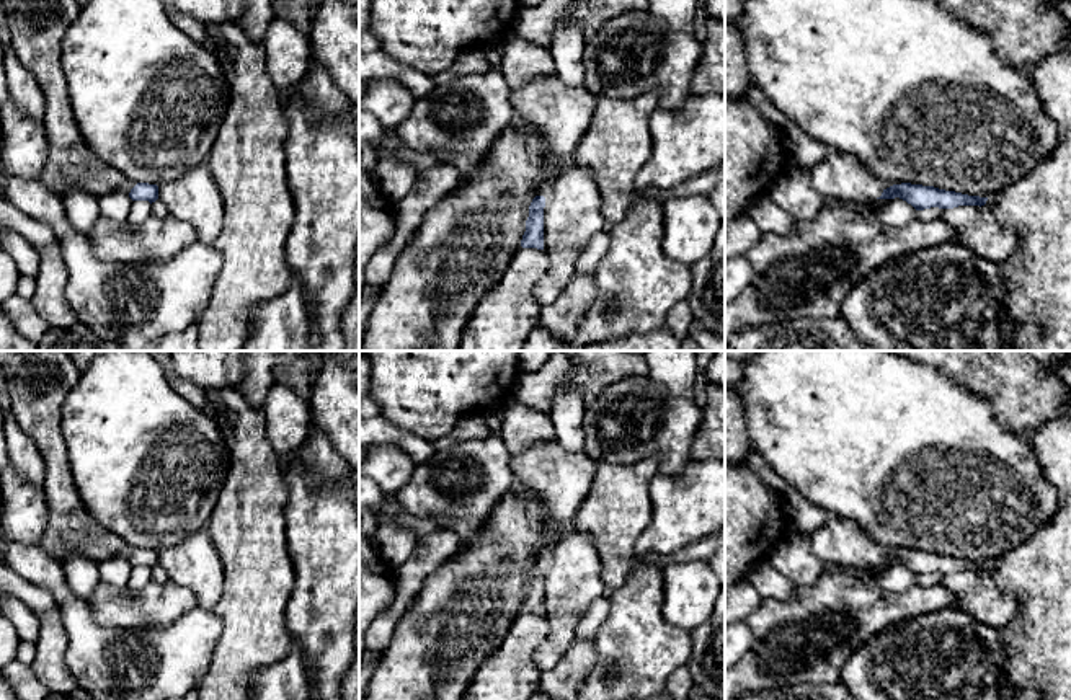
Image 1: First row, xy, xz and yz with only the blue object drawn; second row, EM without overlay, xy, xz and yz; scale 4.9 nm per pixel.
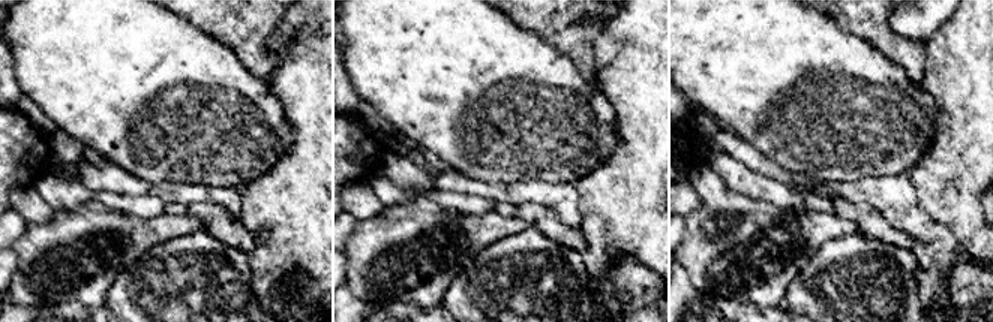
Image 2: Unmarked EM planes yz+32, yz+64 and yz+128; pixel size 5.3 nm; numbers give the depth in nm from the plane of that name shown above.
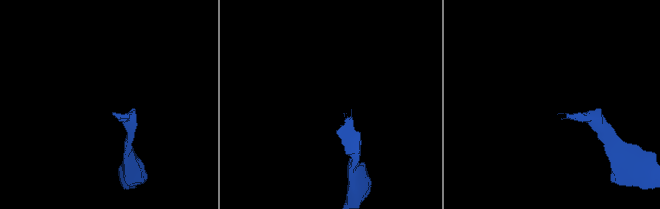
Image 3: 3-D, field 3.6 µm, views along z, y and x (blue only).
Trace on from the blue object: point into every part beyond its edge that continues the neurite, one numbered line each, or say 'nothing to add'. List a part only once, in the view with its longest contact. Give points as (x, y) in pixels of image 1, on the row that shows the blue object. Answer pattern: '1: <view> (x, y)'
1: yz (838, 175)

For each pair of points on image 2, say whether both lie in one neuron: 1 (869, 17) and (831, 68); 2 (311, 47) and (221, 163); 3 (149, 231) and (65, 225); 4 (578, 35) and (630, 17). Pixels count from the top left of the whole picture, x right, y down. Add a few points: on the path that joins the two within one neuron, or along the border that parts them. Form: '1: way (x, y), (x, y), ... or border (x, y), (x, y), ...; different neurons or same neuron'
1: border (827, 15), (842, 29), (870, 42), (884, 56); different neurons
2: border (264, 78), (291, 125); different neurons
3: way (128, 231), (86, 228); same neuron
4: border (617, 15), (596, 42), (597, 59); different neurons

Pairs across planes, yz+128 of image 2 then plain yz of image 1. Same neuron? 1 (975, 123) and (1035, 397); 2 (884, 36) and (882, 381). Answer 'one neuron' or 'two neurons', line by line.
1: two neurons
2: two neurons

